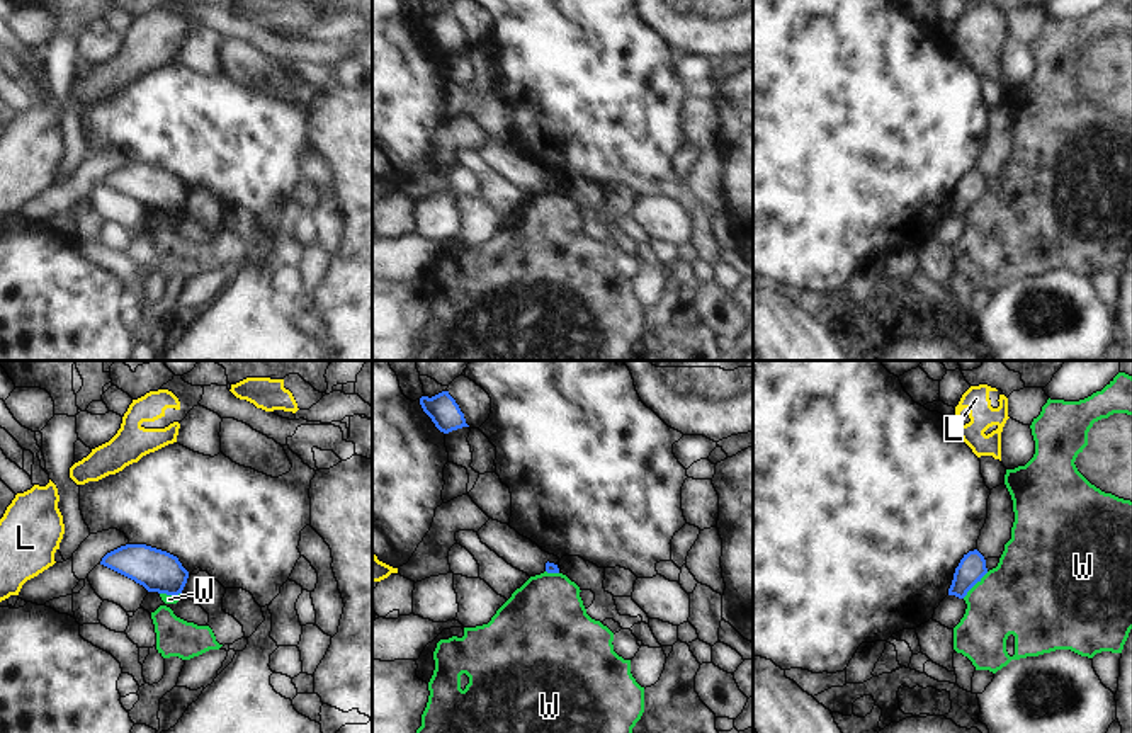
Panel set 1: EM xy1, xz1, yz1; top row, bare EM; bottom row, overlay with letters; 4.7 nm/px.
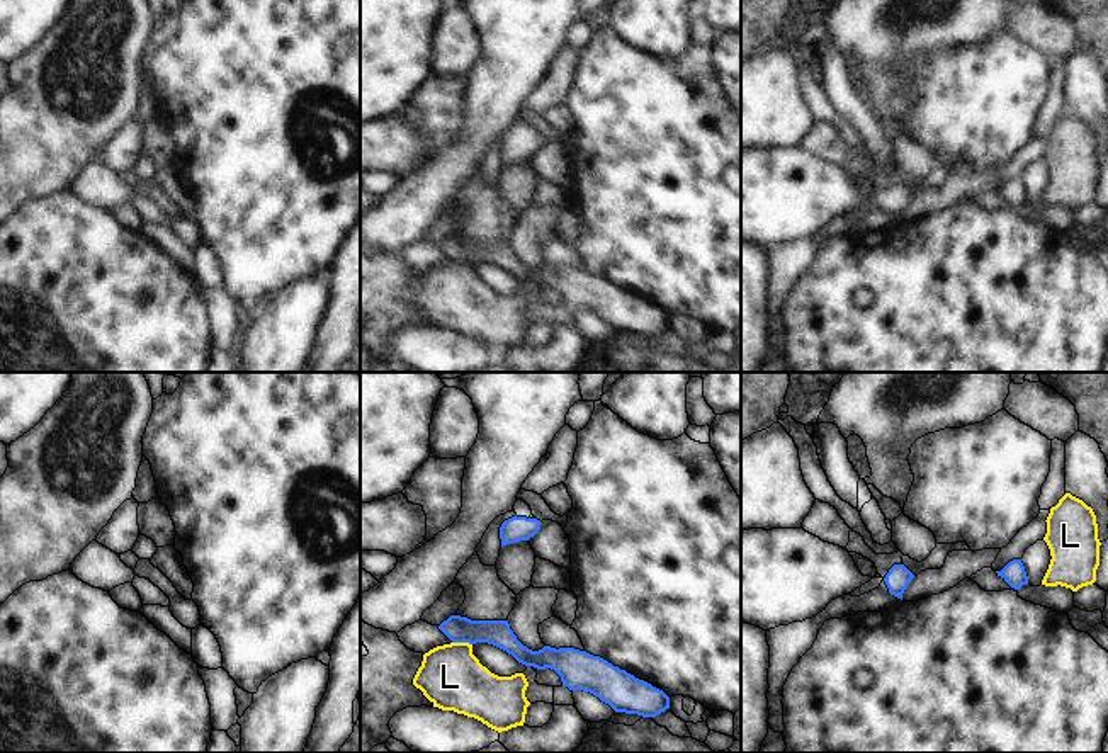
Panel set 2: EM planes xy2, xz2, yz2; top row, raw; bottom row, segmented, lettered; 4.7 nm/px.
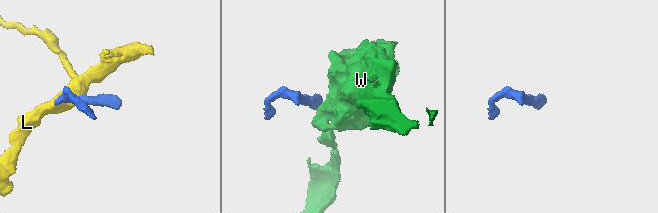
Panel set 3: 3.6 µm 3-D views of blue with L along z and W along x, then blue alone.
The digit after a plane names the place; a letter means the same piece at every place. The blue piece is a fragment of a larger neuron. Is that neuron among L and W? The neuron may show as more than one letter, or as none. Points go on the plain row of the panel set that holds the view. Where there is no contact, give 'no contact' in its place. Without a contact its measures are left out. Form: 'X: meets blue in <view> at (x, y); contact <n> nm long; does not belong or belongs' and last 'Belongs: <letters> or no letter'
L: meets blue in xz2 at (463, 260); contact 100 nm long; does not belong
W: meets blue in yz1 at (974, 203); contact 180 nm long; does not belong
Belongs: no letter

